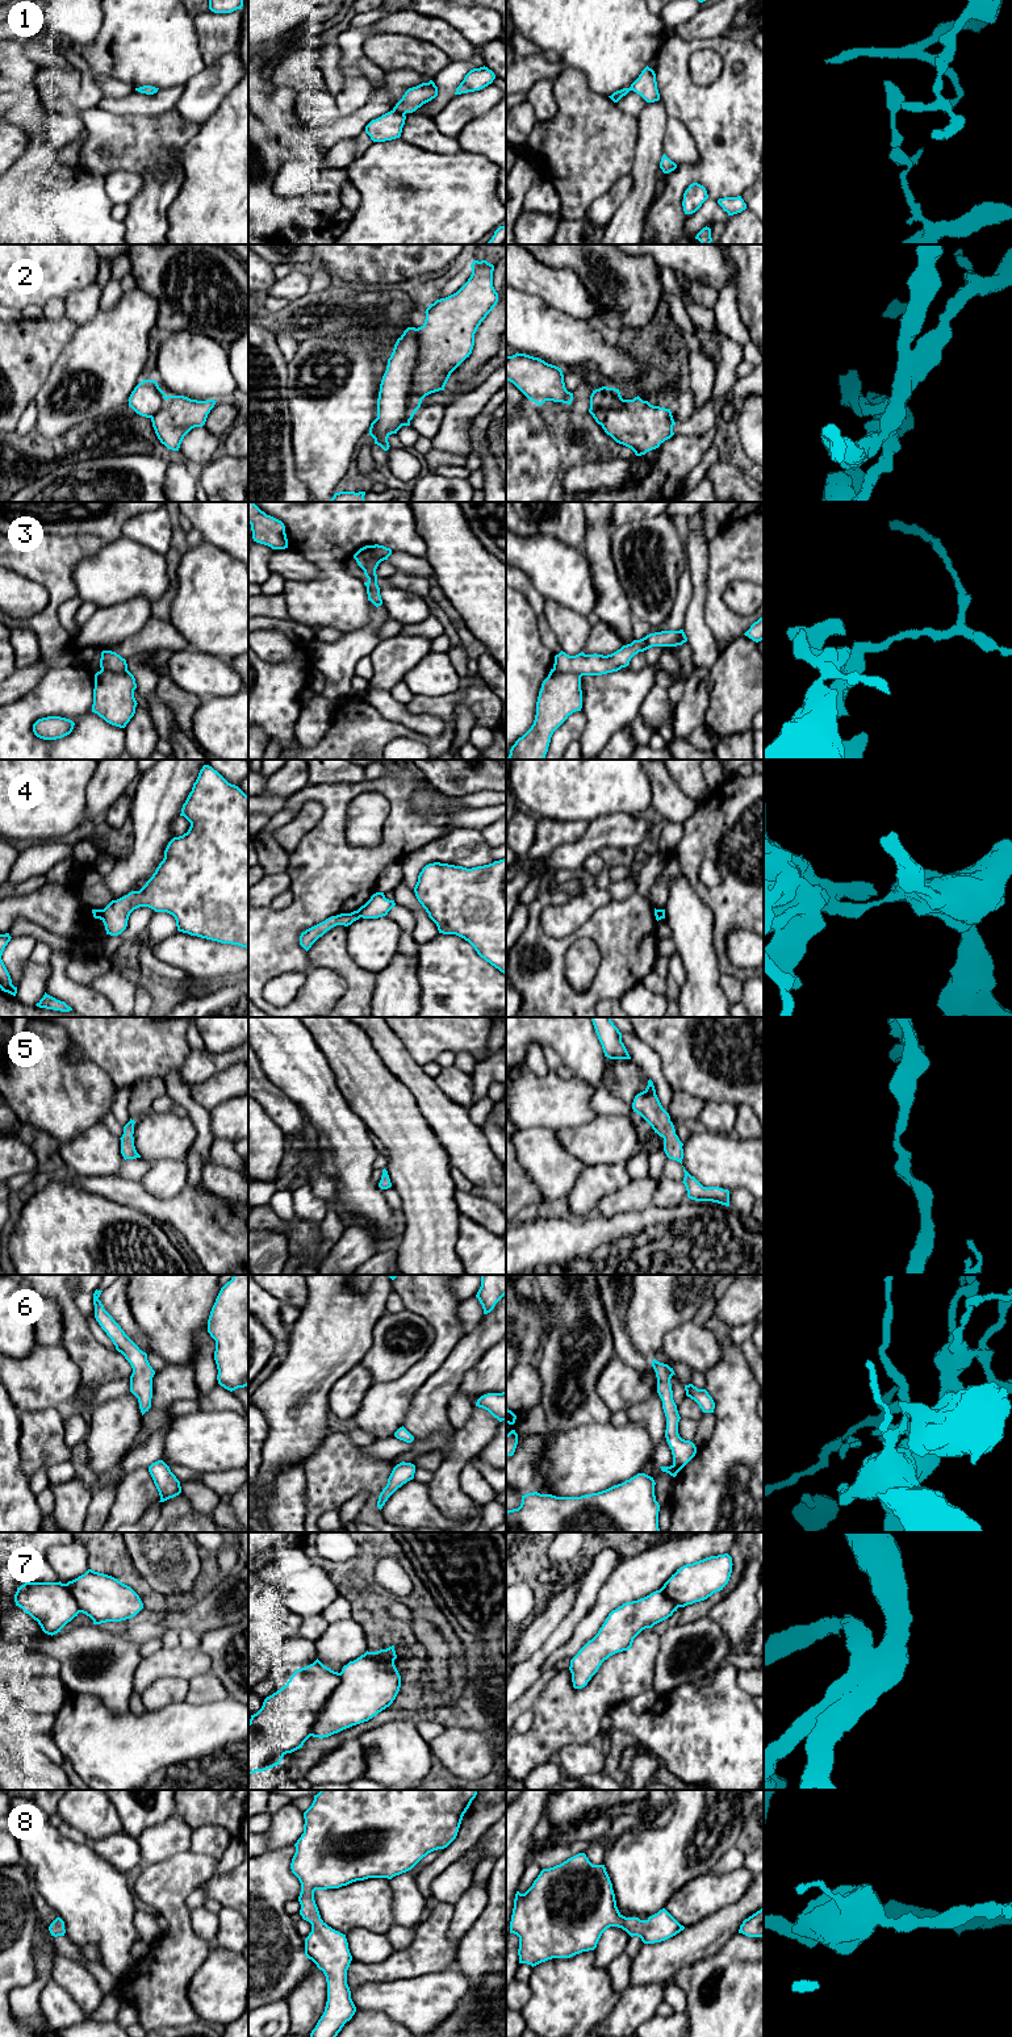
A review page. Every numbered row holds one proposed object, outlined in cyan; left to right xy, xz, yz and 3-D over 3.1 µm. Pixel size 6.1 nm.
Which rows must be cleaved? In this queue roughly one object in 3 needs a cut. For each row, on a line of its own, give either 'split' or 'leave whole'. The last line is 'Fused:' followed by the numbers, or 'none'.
1: split
2: leave whole
3: split
4: split
5: leave whole
6: leave whole
7: leave whole
8: leave whole
Fused: 1, 3, 4

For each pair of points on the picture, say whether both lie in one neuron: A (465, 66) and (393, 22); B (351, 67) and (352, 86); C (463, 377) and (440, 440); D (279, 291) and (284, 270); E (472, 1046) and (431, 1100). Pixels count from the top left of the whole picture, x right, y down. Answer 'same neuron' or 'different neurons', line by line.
A: different neurons
B: different neurons
C: different neurons
D: different neurons
E: different neurons

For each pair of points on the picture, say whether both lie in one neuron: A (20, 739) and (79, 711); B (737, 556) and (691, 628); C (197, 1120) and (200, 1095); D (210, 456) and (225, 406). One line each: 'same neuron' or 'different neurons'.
A: same neuron
B: different neurons
C: different neurons
D: same neuron

